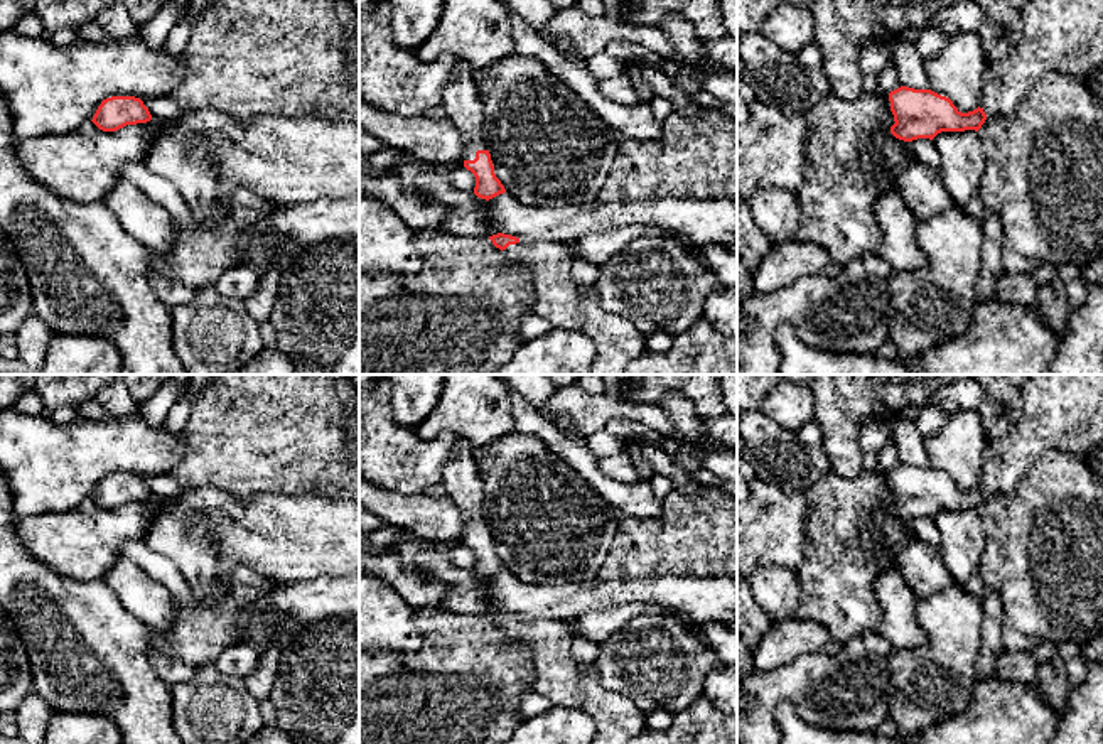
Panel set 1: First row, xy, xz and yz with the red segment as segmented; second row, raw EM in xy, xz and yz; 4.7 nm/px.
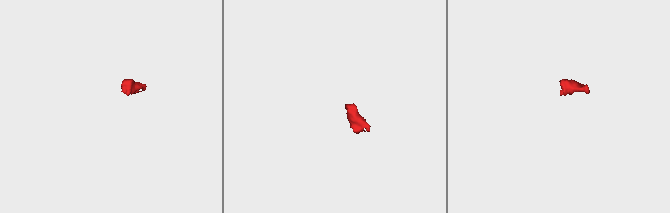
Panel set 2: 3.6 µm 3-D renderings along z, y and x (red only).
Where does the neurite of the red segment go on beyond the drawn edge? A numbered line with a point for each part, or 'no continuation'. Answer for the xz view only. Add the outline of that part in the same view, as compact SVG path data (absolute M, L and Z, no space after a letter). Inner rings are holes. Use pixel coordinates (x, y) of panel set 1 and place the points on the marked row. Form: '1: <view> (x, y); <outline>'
1: xz (459, 100); M457 59L440 103L462 135L464 160L474 160L477 150L487 150L482 138L484 108L472 73L474 69L464 59Z
2: xz (618, 341); M525 241L503 250L533 277L535 314L555 329L589 336L595 344L590 375L622 375L646 351L646 336L626 317L600 307L595 285L580 290L572 277L572 248L562 241Z

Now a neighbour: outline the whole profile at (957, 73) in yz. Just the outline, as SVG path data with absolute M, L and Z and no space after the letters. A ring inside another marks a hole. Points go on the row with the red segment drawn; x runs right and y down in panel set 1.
M960 32L936 57L924 61L928 89L950 98L961 113L973 111L980 106L988 64L980 34Z

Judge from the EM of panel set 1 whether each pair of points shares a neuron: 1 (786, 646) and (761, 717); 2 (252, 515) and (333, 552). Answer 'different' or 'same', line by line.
1: different
2: same

